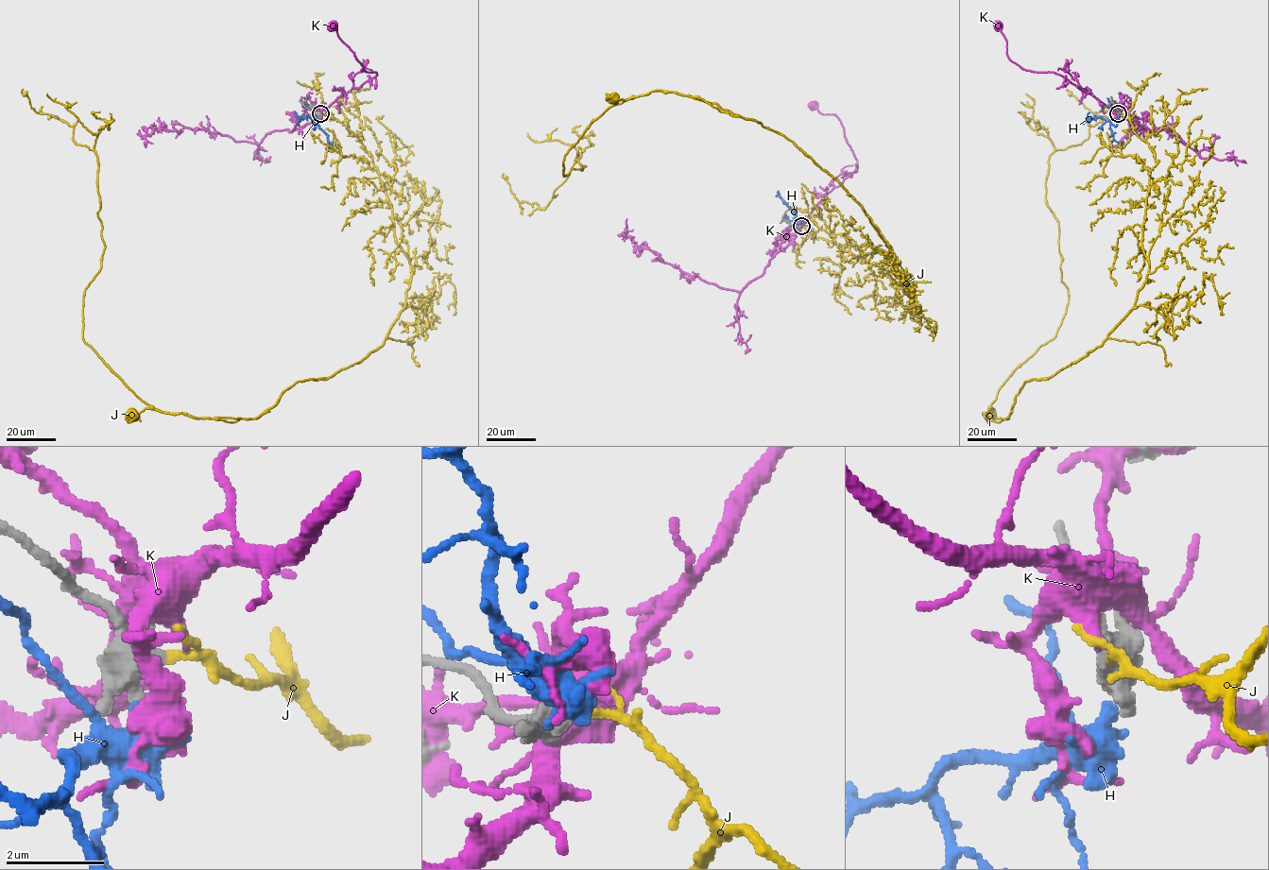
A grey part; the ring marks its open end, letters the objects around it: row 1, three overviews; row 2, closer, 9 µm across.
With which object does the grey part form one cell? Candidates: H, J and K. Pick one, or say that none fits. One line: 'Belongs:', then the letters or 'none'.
Belongs: J

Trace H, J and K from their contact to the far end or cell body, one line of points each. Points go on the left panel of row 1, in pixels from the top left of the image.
H: (318, 116), (316, 119), (317, 125), (331, 142)
J: (320, 114), (371, 158), (408, 259), (405, 307), (385, 343), (293, 384), (255, 417), (133, 415)
K: (318, 112), (377, 75), (376, 72), (364, 70), (333, 27)

